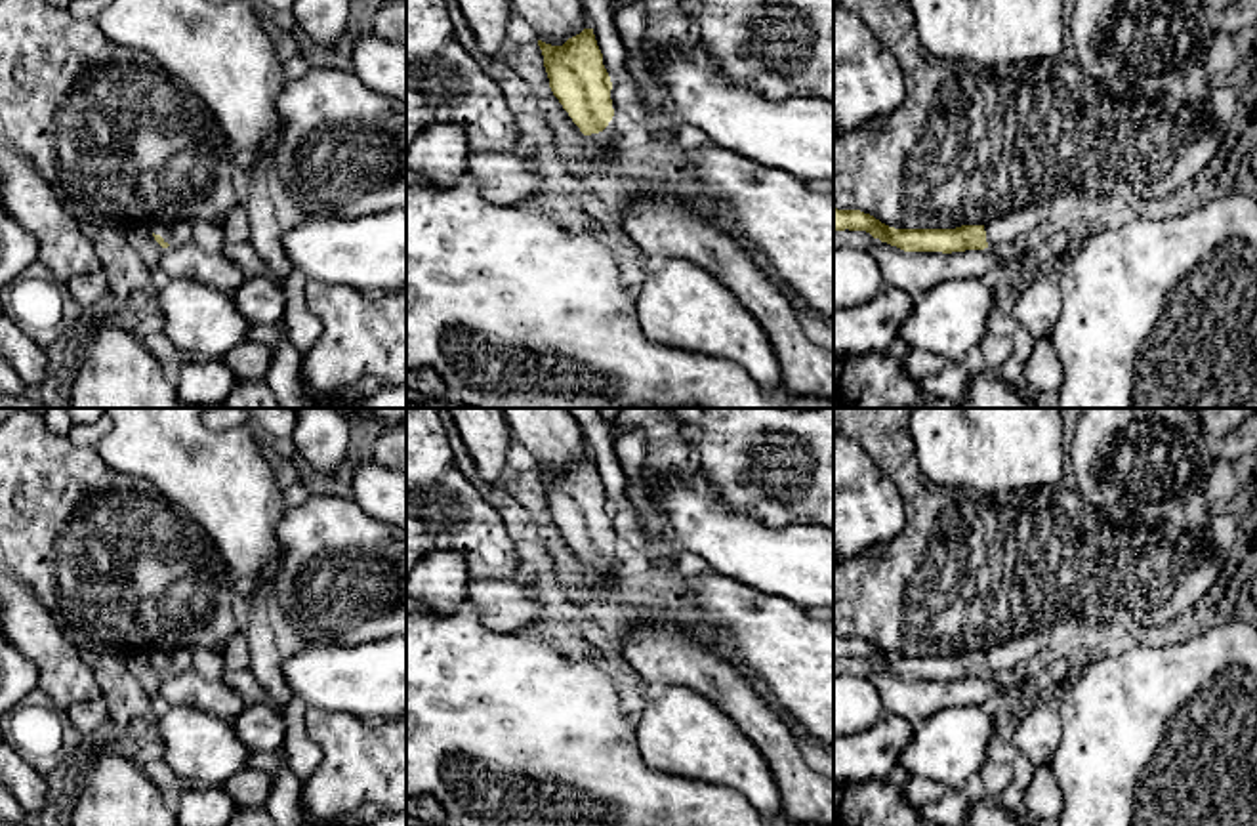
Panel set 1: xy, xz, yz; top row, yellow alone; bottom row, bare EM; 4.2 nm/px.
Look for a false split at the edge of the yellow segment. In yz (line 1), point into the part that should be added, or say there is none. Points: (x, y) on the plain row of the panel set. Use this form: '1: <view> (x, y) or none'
1: yz (1013, 655)

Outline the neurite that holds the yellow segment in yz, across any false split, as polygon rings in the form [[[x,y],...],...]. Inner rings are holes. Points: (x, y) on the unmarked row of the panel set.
[[[1038,630],[1024,637],[1001,643],[986,652],[961,652],[956,656],[895,656],[860,637],[834,635],[835,658],[866,658],[874,666],[896,673],[904,679],[965,679],[984,677],[999,670],[1022,671],[1038,658],[1038,652],[1049,643],[1051,630]]]

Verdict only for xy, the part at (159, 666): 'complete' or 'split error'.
split error

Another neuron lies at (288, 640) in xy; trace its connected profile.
[[[267,597],[267,618],[273,628],[275,645],[282,660],[313,643],[286,618],[275,597]]]

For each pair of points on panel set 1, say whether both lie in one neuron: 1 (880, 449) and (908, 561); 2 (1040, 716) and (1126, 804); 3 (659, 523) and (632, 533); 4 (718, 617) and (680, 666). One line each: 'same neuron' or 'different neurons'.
1: same neuron
2: different neurons
3: different neurons
4: different neurons

